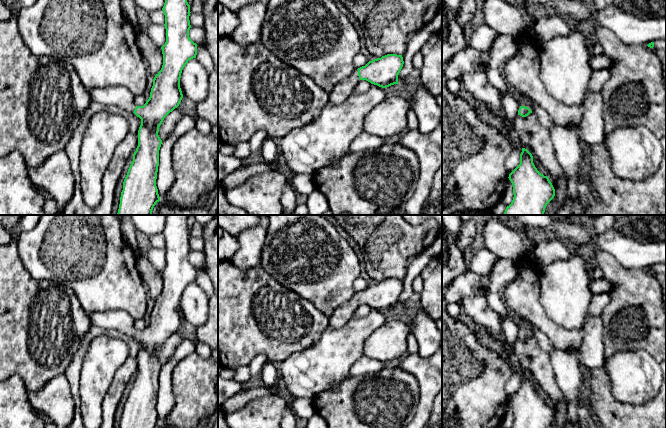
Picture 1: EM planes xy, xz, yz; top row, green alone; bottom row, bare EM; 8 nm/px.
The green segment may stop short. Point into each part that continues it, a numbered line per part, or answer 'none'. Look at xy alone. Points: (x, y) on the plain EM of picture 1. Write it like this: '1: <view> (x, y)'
1: xy (119, 320)

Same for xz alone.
1: xz (342, 314)

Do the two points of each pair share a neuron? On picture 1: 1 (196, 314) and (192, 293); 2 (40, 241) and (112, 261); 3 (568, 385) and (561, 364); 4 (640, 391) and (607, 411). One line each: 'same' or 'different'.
1: same
2: same
3: same
4: different

